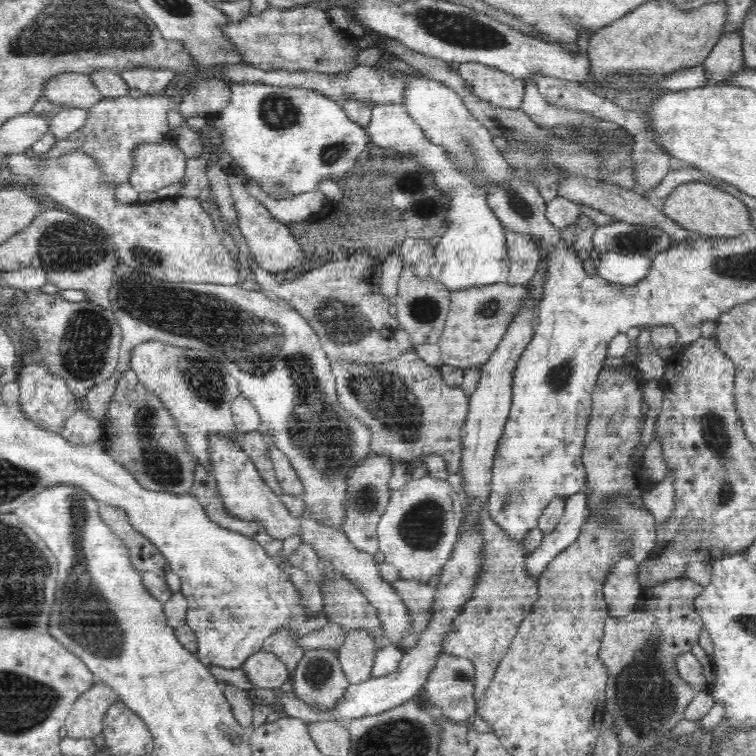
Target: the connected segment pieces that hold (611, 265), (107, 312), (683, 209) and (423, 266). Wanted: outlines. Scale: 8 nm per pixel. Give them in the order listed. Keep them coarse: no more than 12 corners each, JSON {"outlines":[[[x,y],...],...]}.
{"outlines":[[[605,252],[597,266],[602,279],[635,285],[653,257]],[[40,289],[13,310],[78,403],[115,373],[111,309]],[[702,180],[680,184],[662,213],[701,238],[752,231],[748,207]],[[408,238],[399,247],[418,278],[429,276],[435,261],[428,239]]]}

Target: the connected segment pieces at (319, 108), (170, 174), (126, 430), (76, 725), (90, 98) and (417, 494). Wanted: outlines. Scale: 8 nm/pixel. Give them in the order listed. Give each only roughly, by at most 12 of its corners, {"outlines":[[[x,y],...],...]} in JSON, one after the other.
{"outlines":[[[234,83],[208,117],[228,170],[318,191],[366,128],[317,91]],[[172,140],[132,150],[138,194],[184,178],[187,156]],[[131,368],[102,426],[117,464],[151,492],[188,495],[198,463]],[[104,683],[92,684],[72,706],[64,730],[72,739],[101,733],[119,701]],[[88,75],[45,85],[50,105],[89,109],[104,98]],[[429,474],[393,491],[377,526],[399,578],[426,584],[466,504]]]}

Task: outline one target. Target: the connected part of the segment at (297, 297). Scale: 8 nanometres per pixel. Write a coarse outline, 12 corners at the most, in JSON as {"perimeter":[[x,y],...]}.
{"perimeter":[[364,249],[281,278],[268,298],[308,320],[329,360],[384,364],[414,345]]}

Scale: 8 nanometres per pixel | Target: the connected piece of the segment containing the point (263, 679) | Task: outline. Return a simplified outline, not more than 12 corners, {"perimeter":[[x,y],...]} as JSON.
{"perimeter":[[264,650],[240,668],[252,684],[279,688],[292,680],[286,664]]}

